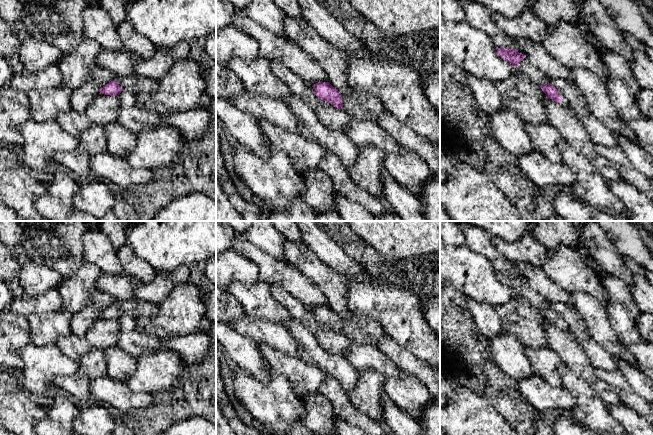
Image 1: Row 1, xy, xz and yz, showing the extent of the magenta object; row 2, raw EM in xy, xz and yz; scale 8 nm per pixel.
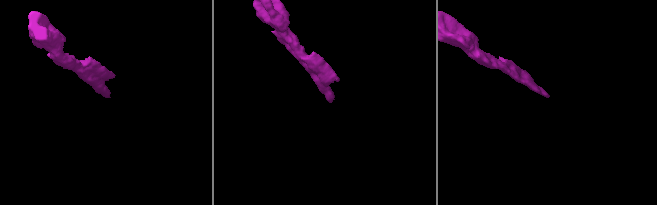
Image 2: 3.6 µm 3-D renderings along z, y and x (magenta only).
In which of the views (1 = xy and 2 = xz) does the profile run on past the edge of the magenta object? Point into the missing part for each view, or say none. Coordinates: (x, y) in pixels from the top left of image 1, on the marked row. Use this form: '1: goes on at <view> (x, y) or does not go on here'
1: goes on at xy (134, 83)
2: goes on at xz (358, 105)

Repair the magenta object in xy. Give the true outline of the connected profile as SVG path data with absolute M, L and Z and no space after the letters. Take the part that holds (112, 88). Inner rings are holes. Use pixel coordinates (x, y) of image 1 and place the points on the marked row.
M136 73L128 76L116 76L107 85L99 89L100 94L117 96L127 90L135 95L140 93L155 92L158 89L158 81L142 77Z

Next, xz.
M318 82L312 87L319 99L343 109L351 118L376 121L385 111L382 101L370 94L352 90L350 95L342 95L329 82Z

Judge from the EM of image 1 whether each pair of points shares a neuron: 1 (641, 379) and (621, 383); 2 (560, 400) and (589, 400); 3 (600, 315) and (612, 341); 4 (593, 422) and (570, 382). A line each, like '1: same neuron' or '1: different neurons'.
1: different neurons
2: different neurons
3: same neuron
4: same neuron

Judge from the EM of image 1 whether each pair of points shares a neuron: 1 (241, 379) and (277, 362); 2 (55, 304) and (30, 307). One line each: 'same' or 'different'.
1: different
2: same

